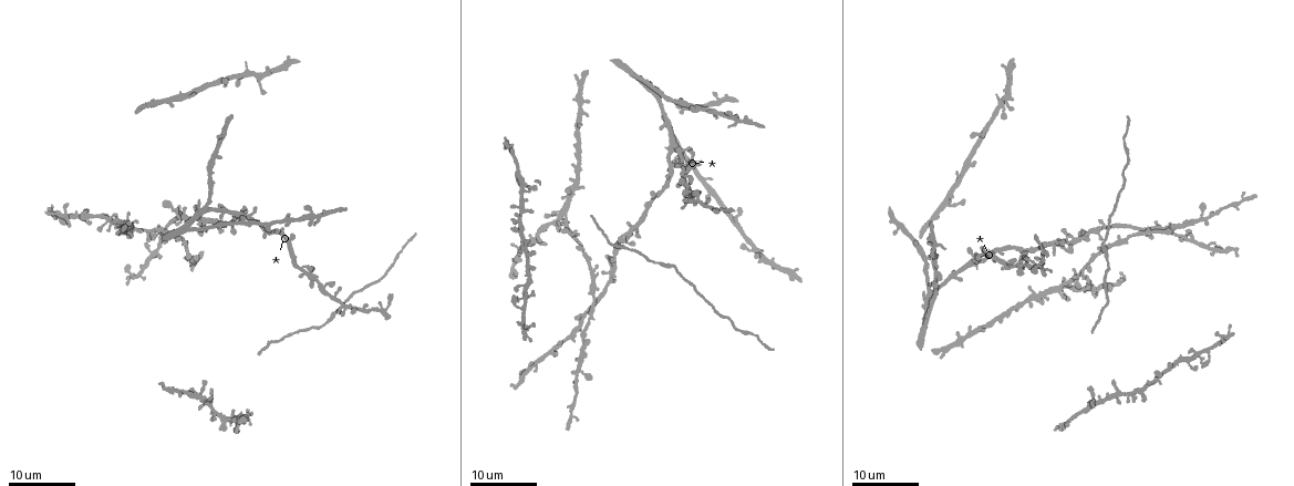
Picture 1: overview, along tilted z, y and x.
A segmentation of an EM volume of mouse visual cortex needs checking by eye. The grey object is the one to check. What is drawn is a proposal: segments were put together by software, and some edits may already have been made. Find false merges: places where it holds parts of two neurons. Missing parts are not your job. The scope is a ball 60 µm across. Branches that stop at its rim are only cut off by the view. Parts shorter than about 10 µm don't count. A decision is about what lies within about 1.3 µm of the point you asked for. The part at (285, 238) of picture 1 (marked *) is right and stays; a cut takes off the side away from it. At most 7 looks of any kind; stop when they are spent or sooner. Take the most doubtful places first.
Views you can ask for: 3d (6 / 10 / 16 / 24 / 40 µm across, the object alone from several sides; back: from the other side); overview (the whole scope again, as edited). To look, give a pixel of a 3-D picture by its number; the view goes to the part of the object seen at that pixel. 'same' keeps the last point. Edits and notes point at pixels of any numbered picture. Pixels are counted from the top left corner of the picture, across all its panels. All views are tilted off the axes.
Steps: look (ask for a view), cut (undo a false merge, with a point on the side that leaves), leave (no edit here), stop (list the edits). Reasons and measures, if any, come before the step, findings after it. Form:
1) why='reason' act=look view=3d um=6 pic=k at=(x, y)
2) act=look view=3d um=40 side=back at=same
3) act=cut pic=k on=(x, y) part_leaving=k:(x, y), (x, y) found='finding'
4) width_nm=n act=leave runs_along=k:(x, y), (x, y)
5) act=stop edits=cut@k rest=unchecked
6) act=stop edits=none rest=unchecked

why='four-way junction' act=look view=3d um=16 pic=1 at=(691, 200)

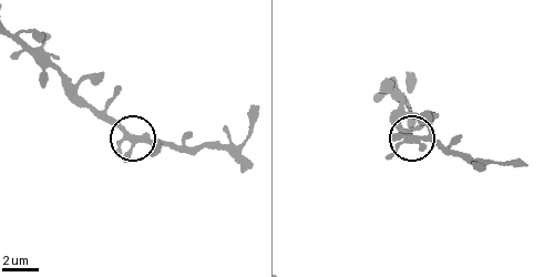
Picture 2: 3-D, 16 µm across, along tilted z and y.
why='zoom in' act=look view=3d um=6 pic=2 at=(406, 140)

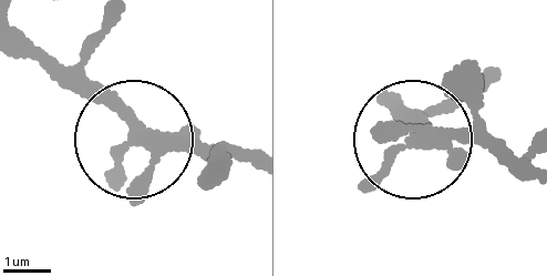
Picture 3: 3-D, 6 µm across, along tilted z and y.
width_nm=270 act=leave found='all the same neuron'

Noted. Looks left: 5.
why='thin neck' act=look view=3d um=24 pic=1 at=(575, 378)

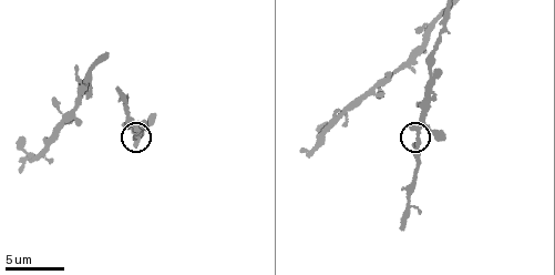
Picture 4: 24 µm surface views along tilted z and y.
act=look view=3d um=10 pic=4 at=(419, 134)

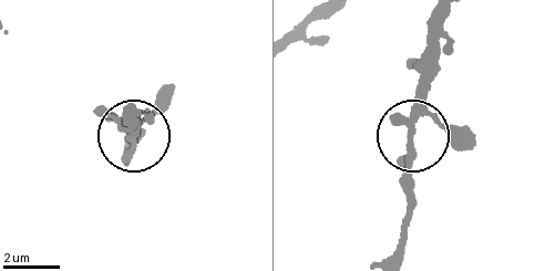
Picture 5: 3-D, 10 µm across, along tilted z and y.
arms=5 act=leave runs_along=5:(440, 19), (412, 138), (410, 202) found='one neuron here'

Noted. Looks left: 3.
why='two arms in line, one across' act=look view=3d um=16 pic=1 at=(592, 272)

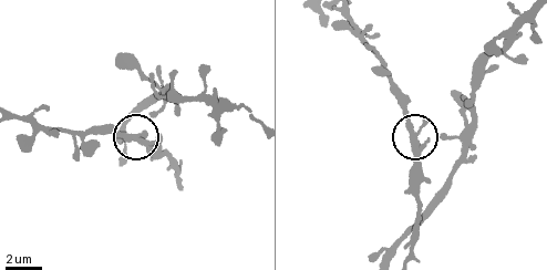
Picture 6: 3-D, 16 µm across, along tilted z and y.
why='closer look' act=look view=3d um=6 pic=6 at=(413, 138)

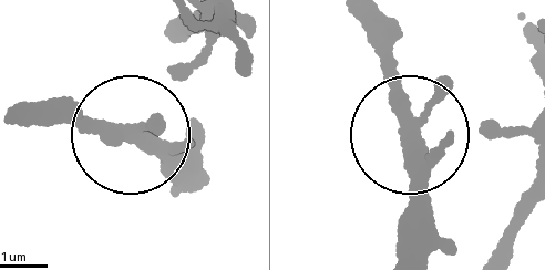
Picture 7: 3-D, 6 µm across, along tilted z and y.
width_nm=310 act=leave found='one neuron here'

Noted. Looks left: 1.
act=stop edits=none rest=unchecked

